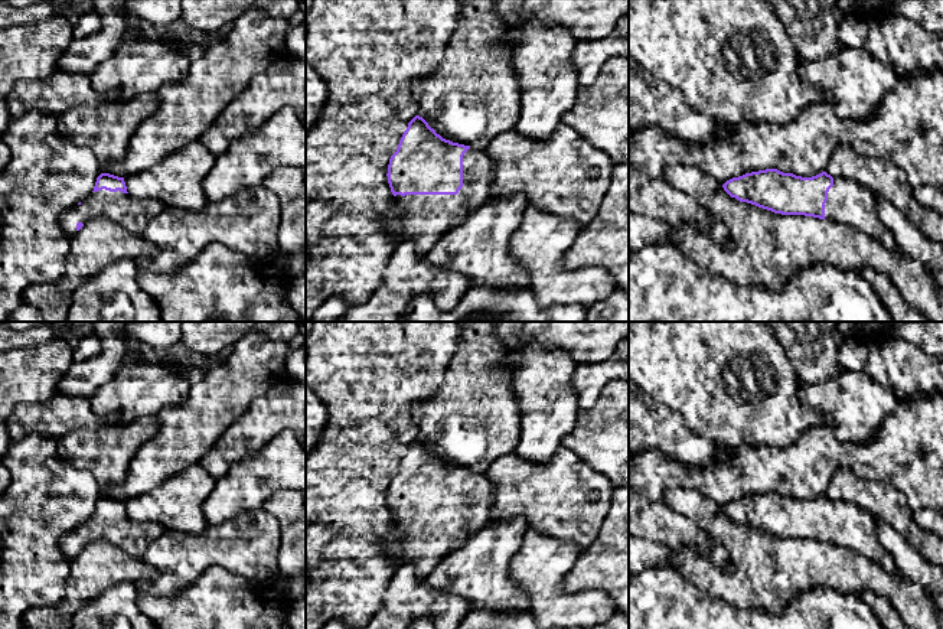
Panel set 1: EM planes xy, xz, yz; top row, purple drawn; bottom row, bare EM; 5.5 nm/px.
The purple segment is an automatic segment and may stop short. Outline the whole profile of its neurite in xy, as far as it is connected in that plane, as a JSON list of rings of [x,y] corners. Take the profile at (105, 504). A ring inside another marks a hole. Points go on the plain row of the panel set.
[[[101,496],[94,514],[82,525],[66,532],[59,544],[69,561],[94,541],[108,541],[130,555],[143,558],[149,544],[164,531],[160,524],[130,519],[124,501]]]

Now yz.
[[[766,492],[732,501],[722,511],[740,525],[782,538],[829,542],[862,554],[888,574],[903,576],[878,541],[877,518],[852,503],[826,495],[802,501]]]

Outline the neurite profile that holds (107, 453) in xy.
[[[146,415],[130,424],[105,421],[98,430],[78,428],[58,439],[58,456],[89,470],[101,488],[124,483],[138,450],[157,433],[156,417]]]

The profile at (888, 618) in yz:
[[[872,591],[861,594],[865,604],[875,613],[880,625],[884,629],[908,629],[900,616],[900,613],[891,606],[891,603]]]

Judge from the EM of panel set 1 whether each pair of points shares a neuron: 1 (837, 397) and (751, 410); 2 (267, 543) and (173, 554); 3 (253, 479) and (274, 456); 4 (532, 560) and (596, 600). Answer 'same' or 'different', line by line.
1: different
2: same
3: same
4: same

